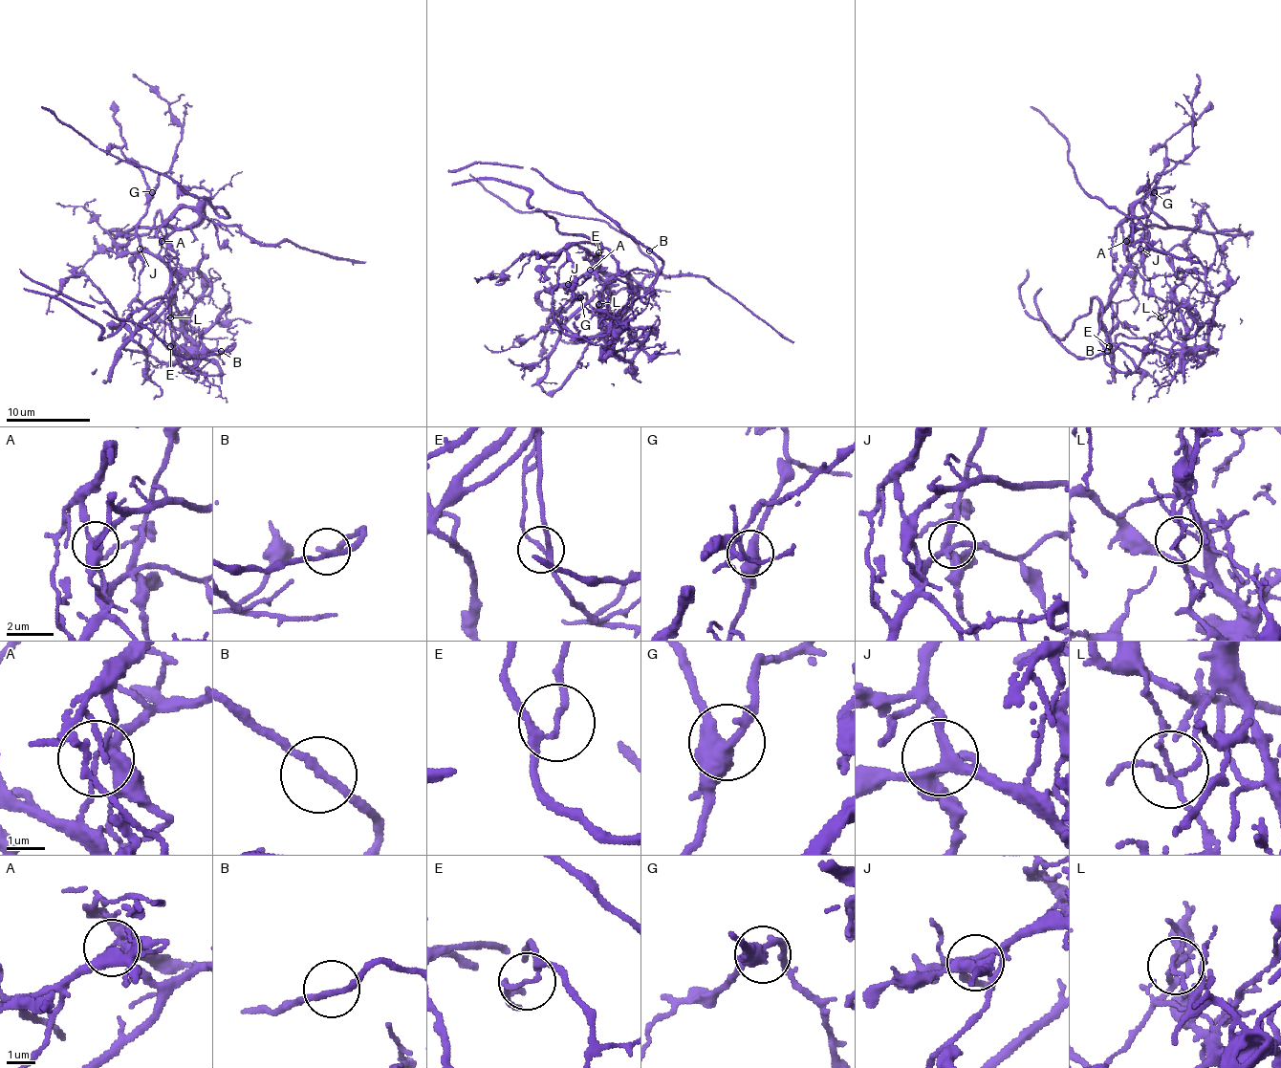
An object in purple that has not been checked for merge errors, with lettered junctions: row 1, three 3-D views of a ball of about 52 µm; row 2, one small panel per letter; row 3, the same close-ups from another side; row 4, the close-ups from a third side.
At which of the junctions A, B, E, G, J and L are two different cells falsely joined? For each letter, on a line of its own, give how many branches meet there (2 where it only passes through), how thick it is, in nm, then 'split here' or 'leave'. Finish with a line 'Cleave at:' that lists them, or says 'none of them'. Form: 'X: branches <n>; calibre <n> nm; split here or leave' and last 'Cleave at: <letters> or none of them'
A: branches 4; calibre 200 nm; split here
B: branches 2; calibre 190 nm; leave
E: branches 3; calibre 130 nm; leave
G: branches 4; calibre 400 nm; leave
J: branches 4; calibre 260 nm; leave
L: branches 3; calibre 120 nm; split here
Cleave at: A, L

